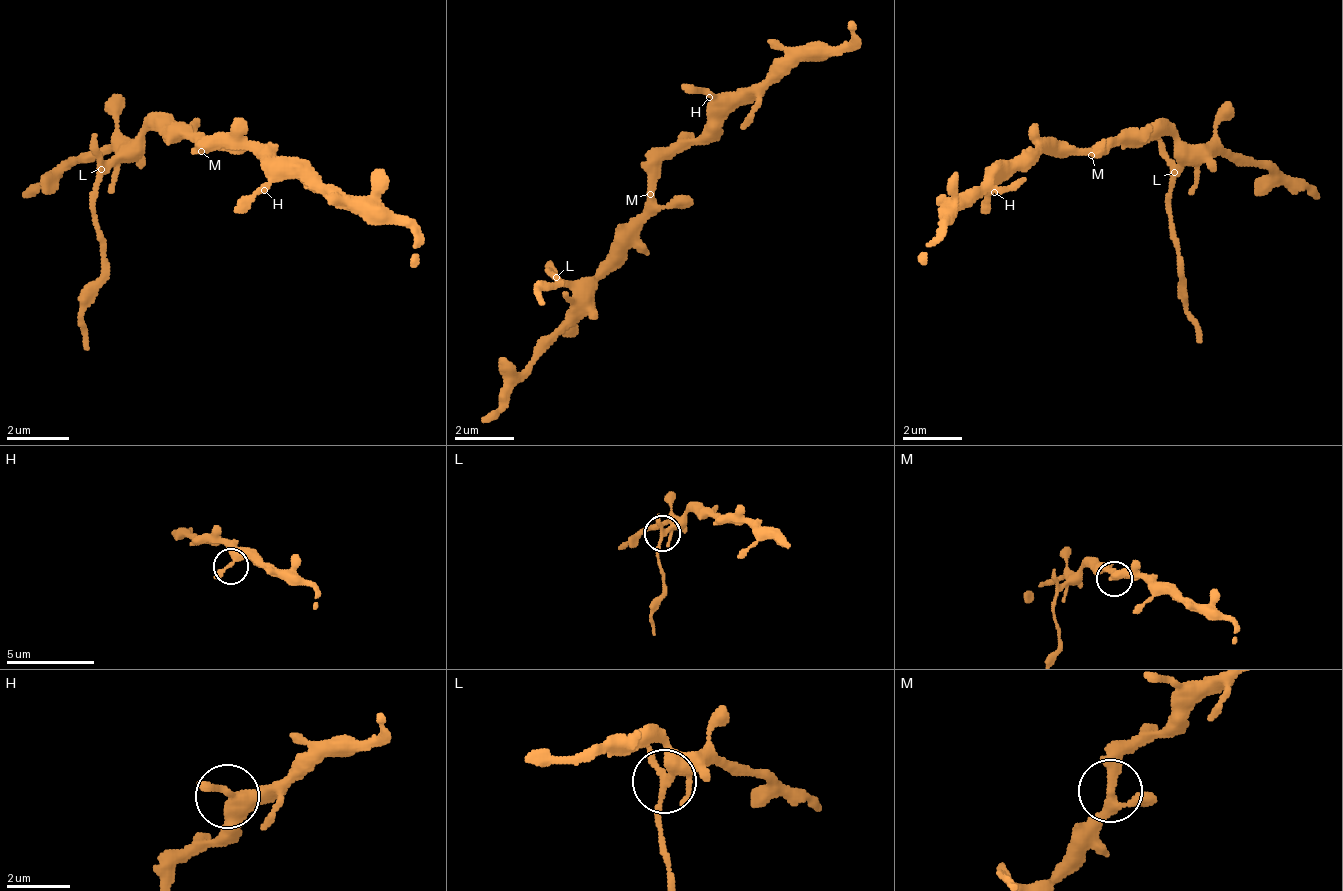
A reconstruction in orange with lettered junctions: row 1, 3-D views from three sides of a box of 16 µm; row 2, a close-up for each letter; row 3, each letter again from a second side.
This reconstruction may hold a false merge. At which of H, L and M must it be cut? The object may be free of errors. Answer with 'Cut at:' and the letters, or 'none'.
Cut at: L

